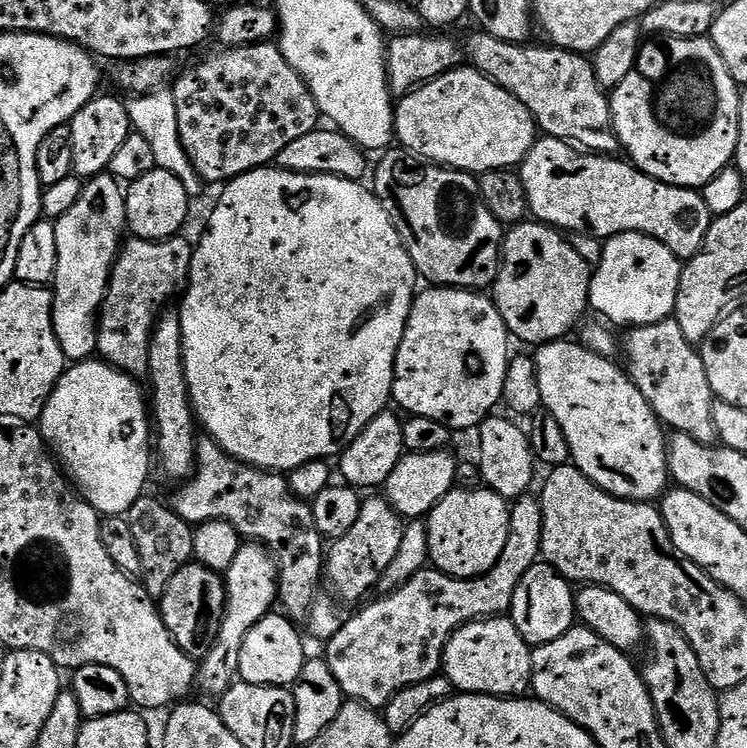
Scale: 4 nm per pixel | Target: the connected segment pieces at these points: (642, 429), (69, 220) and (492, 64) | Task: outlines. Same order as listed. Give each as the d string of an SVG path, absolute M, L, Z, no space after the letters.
M565 338L539 345L535 349L534 359L538 370L538 390L542 390L540 403L543 411L552 416L558 426L562 426L562 434L570 446L571 463L582 474L586 474L590 482L612 496L641 502L652 502L663 497L669 487L670 477L666 432L660 420L619 363L612 364L616 362L609 357L591 352L583 343L571 344L570 341L571 339Z
M101 174L91 177L81 187L78 202L66 210L60 219L55 221L56 237L58 238L58 262L56 266L56 278L51 285L52 294L52 325L54 334L58 338L58 346L62 346L62 354L65 361L79 362L91 360L97 355L96 329L100 307L104 304L104 296L108 292L108 277L112 274L112 265L122 247L122 241L126 236L126 202L125 189L121 181L111 174Z
M475 30L466 40L466 60L477 72L490 78L498 86L505 88L534 118L537 129L543 135L566 140L569 144L585 151L595 152L601 156L616 156L621 151L620 139L614 130L612 121L612 102L609 93L598 82L594 74L594 66L587 55L571 52L565 48L543 46L539 48L533 42L515 44L502 42L502 38L494 38L489 32Z

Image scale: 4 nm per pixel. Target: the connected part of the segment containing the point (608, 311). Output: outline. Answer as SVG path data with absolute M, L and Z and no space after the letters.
M623 232L617 236L607 237L603 241L600 263L595 265L588 302L591 311L601 312L605 321L613 325L635 326L637 324L653 324L669 319L676 311L678 298L678 282L682 262L662 242L650 238L641 232Z

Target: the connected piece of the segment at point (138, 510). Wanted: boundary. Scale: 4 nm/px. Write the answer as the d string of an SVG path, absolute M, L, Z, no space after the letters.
M141 495L139 500L132 503L126 519L130 534L134 534L134 546L138 546L142 587L149 596L159 598L163 596L170 578L174 578L174 574L178 574L178 570L182 570L182 566L186 566L193 559L194 528L165 501L163 504L148 495Z

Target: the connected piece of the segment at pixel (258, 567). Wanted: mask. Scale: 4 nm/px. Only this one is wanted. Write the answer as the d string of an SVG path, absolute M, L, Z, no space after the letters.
M255 542L241 543L238 554L234 554L234 562L230 562L227 572L222 576L224 582L224 614L220 618L220 626L216 630L208 652L198 664L198 688L209 692L213 698L223 696L240 671L240 655L242 642L246 642L246 634L263 616L273 611L278 600L279 580L276 577L276 561L272 553L263 544Z

